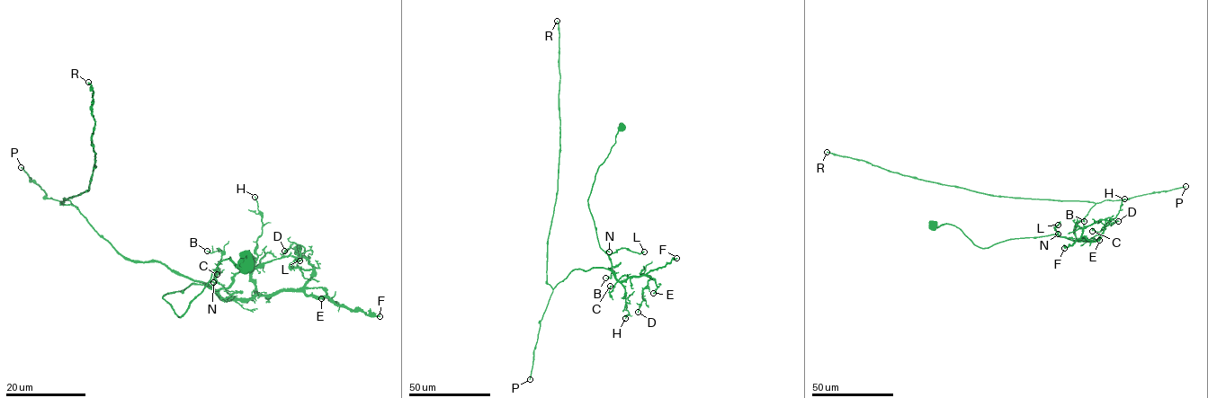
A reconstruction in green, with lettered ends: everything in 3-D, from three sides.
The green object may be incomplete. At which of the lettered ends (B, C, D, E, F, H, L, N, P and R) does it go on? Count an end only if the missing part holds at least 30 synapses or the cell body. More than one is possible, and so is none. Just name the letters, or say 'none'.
P, R

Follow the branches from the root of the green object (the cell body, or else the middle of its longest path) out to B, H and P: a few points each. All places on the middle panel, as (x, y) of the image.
B: (621, 127), (597, 169), (587, 200), (599, 245), (612, 264), (608, 269), (612, 269), (611, 277), (605, 278)
H: (621, 127), (597, 169), (587, 202), (599, 245), (608, 256), (612, 275), (624, 289), (629, 313), (625, 318)
P: (621, 127), (597, 169), (587, 200), (599, 245), (611, 269), (573, 269), (553, 289), (540, 322), (530, 379)

